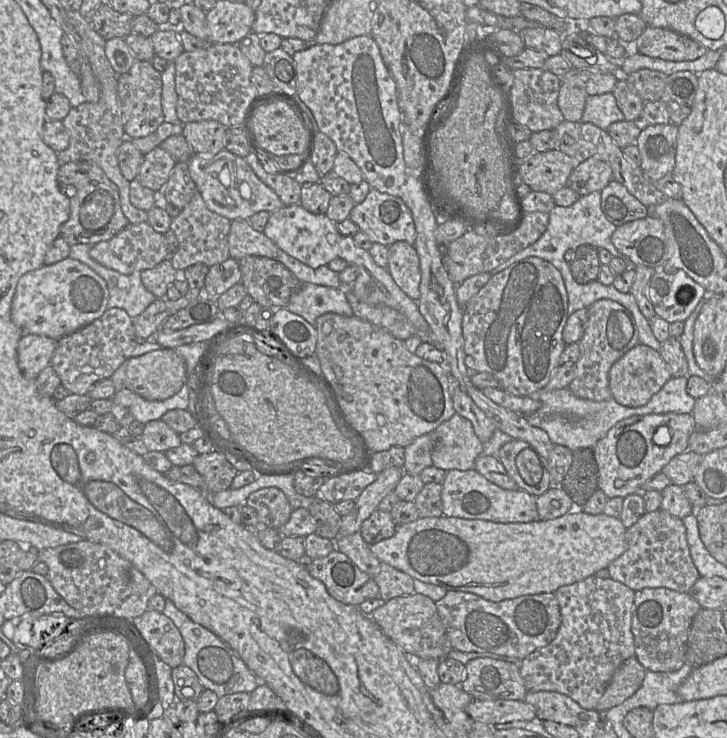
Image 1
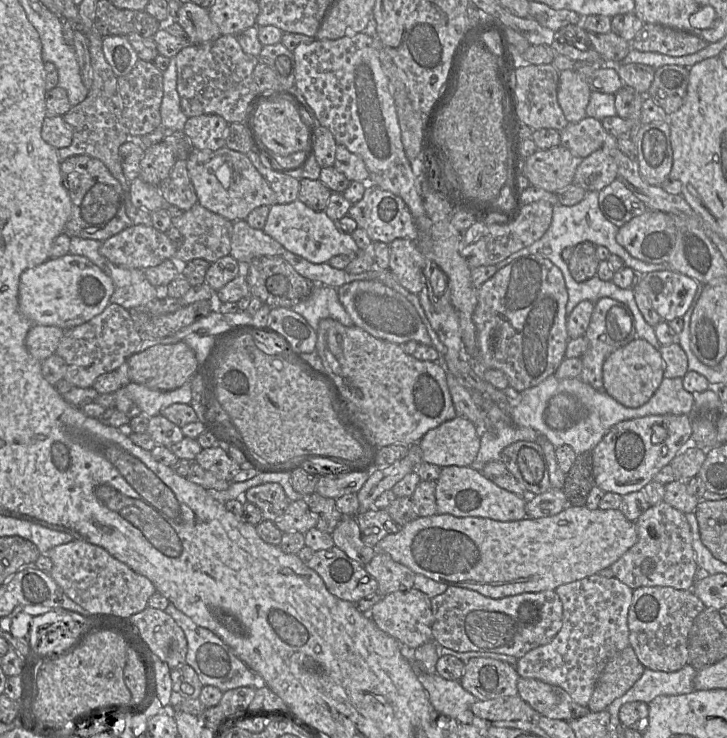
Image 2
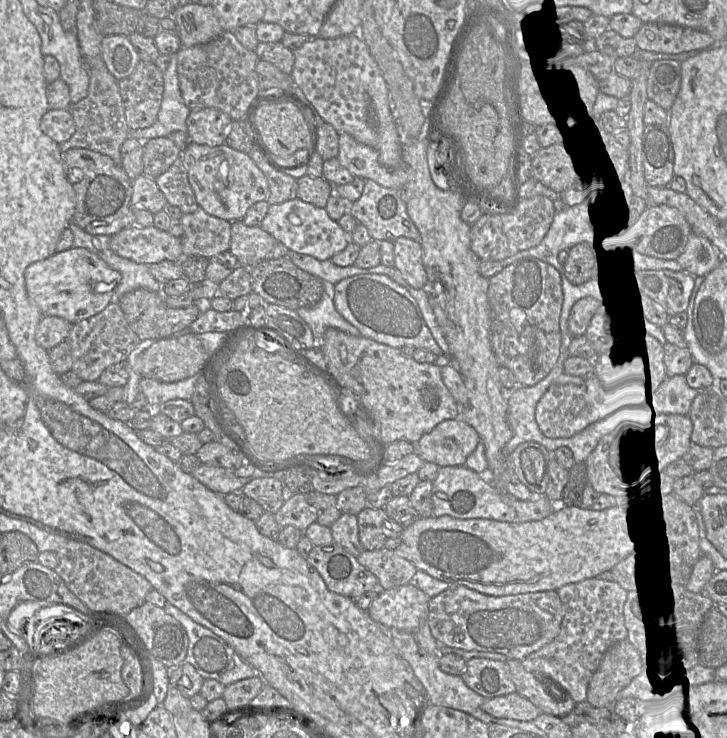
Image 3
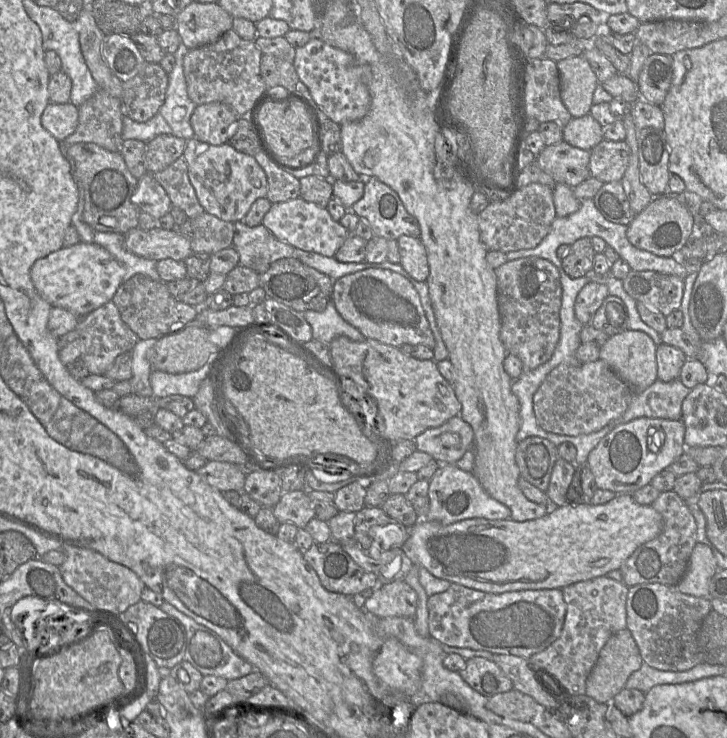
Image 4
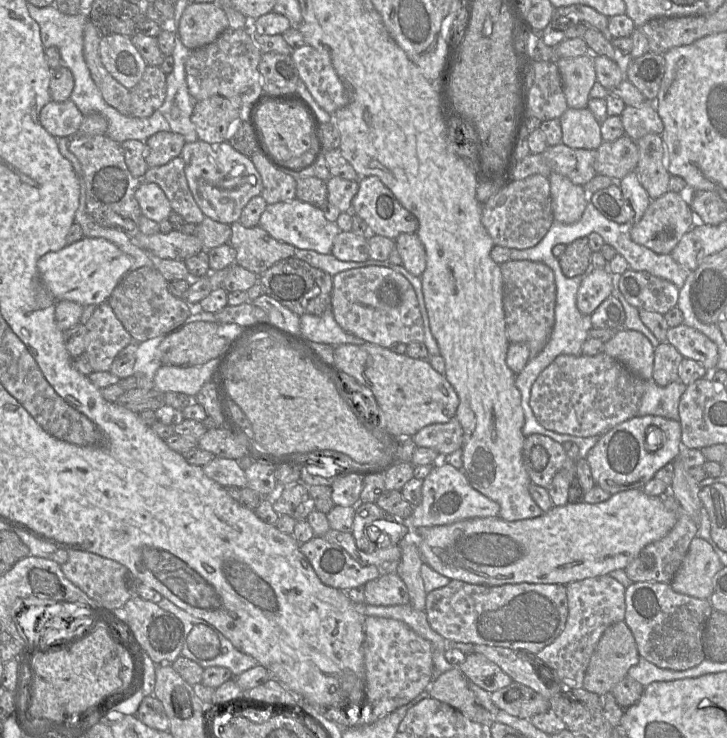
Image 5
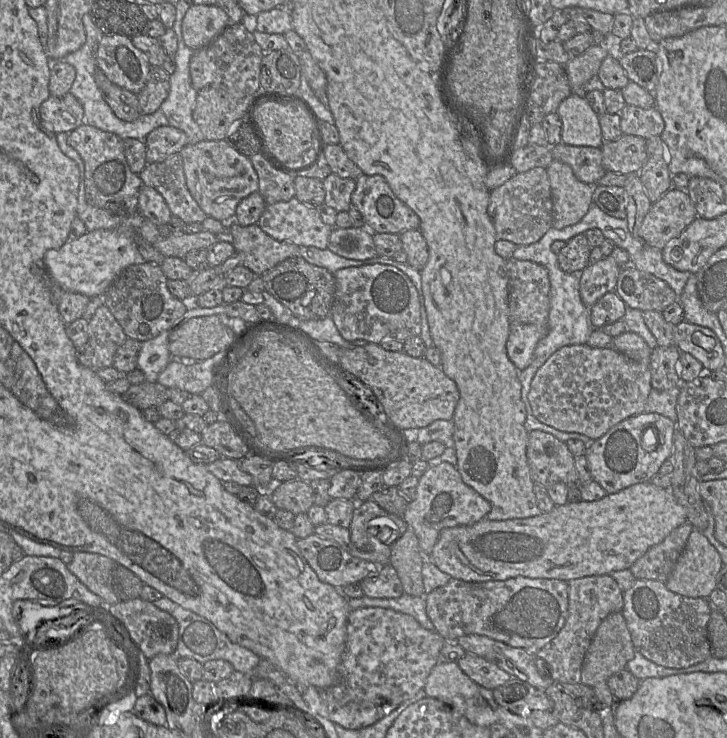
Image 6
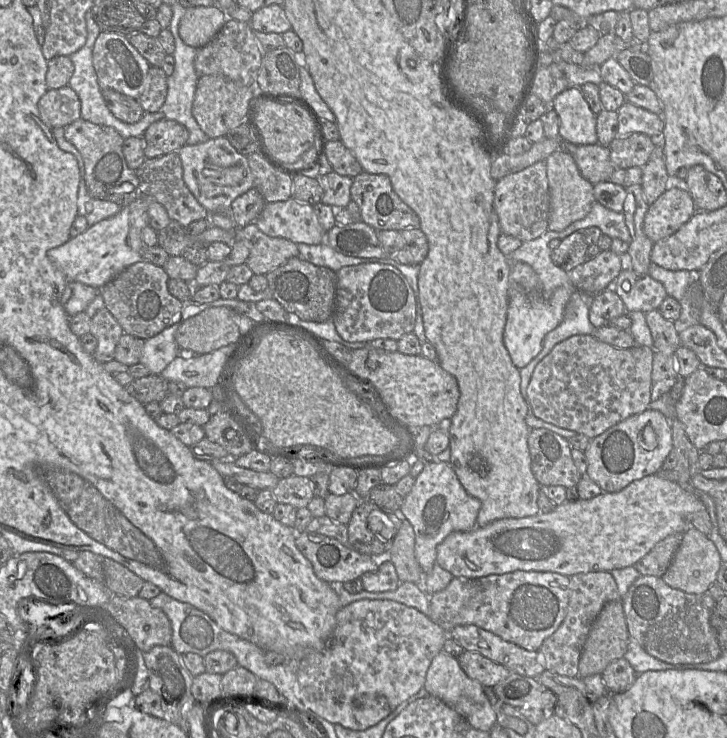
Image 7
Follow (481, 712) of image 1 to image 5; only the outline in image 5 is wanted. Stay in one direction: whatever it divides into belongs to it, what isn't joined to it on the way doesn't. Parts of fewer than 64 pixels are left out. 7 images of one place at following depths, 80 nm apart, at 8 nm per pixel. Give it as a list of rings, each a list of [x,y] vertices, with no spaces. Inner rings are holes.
[[[513,681],[508,686],[491,693],[493,703],[510,715],[531,719],[550,710],[550,701],[532,688]]]

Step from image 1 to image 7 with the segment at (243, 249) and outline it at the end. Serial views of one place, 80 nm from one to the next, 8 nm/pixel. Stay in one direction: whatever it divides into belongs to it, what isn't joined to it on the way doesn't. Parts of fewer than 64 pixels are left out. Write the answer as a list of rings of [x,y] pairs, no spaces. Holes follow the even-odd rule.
[[[253,222],[233,230],[233,240],[241,240],[250,250],[247,266],[254,274],[266,275],[289,258],[299,255],[297,244],[264,234]]]

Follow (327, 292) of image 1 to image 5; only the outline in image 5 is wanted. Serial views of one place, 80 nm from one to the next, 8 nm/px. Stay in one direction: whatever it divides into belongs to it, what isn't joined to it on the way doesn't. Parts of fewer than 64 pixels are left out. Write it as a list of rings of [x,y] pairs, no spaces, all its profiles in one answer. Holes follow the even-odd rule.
[[[332,309],[322,315],[304,314],[300,316],[300,330],[308,340],[337,346],[340,344],[362,345],[366,341],[344,331],[335,321]]]

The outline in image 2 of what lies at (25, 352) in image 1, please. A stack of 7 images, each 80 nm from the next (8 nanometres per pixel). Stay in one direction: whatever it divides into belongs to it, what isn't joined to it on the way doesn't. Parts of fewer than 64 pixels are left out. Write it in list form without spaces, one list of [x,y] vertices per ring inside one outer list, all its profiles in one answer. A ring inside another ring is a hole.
[[[33,325],[27,333],[25,346],[32,357],[43,362],[56,352],[64,332],[57,326]]]

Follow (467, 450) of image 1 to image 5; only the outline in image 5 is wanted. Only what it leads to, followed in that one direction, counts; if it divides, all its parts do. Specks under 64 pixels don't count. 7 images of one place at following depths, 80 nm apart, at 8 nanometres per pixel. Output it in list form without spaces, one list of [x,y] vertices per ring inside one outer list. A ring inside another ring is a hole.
[[[454,416],[447,423],[430,424],[420,429],[412,436],[417,447],[427,447],[435,450],[440,457],[445,457],[463,444],[463,429]]]

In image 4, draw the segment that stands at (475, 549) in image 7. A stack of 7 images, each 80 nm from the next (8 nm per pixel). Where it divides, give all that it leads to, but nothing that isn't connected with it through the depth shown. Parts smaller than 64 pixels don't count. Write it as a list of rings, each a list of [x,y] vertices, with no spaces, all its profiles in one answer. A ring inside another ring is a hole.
[[[617,494],[615,498],[606,504],[592,505],[569,505],[565,504],[558,507],[554,503],[547,502],[547,514],[541,518],[517,522],[512,519],[490,520],[486,518],[471,518],[454,522],[450,525],[444,525],[437,521],[420,519],[412,528],[409,528],[409,537],[402,546],[403,551],[414,564],[426,568],[433,576],[448,580],[472,589],[500,594],[504,592],[519,590],[542,590],[542,589],[563,589],[571,584],[590,580],[596,577],[604,576],[610,571],[617,570],[632,555],[632,553],[644,543],[656,538],[663,529],[663,519],[651,505],[641,505],[634,501],[631,494]]]

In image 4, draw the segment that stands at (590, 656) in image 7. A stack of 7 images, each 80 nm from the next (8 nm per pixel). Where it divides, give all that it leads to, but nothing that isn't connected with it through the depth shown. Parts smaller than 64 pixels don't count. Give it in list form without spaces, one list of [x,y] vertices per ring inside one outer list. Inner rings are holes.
[[[628,628],[613,634],[600,651],[598,660],[586,681],[586,695],[600,703],[613,703],[613,698],[626,685],[629,676],[637,671],[644,660]]]

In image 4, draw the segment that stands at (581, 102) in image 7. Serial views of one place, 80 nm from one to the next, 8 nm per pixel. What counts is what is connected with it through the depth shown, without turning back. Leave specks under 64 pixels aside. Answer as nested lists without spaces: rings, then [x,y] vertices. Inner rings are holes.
[[[590,113],[572,117],[563,128],[563,140],[583,150],[591,151],[603,139],[603,127]]]

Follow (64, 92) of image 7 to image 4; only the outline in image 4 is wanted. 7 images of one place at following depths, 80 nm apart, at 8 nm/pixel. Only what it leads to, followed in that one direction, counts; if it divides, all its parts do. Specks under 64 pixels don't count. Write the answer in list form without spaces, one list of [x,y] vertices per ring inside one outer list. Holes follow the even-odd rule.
[[[71,102],[66,104],[49,103],[41,116],[42,126],[59,142],[72,135],[78,126],[78,107]]]

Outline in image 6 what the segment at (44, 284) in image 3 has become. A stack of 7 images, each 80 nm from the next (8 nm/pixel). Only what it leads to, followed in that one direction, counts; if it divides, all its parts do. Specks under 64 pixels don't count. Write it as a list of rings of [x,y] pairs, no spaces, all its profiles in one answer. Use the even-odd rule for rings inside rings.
[[[133,214],[114,229],[87,231],[75,240],[68,240],[59,249],[50,249],[44,263],[52,278],[64,291],[84,294],[89,298],[103,296],[117,276],[130,265],[143,262],[136,247],[142,216]]]

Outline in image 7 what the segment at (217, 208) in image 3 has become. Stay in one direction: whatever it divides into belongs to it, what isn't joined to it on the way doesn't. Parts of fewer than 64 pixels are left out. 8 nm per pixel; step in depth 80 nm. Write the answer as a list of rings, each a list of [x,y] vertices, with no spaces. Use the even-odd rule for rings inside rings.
[[[226,136],[209,139],[179,150],[183,179],[197,201],[209,213],[230,213],[232,202],[254,187],[254,179],[247,157],[240,154]]]

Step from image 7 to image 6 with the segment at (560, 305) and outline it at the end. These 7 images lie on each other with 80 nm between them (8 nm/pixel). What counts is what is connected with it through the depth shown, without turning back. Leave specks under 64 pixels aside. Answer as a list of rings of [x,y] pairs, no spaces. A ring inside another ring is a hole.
[[[548,323],[546,325],[510,324],[506,350],[509,360],[518,371],[522,371],[528,367],[538,342],[547,333]]]

